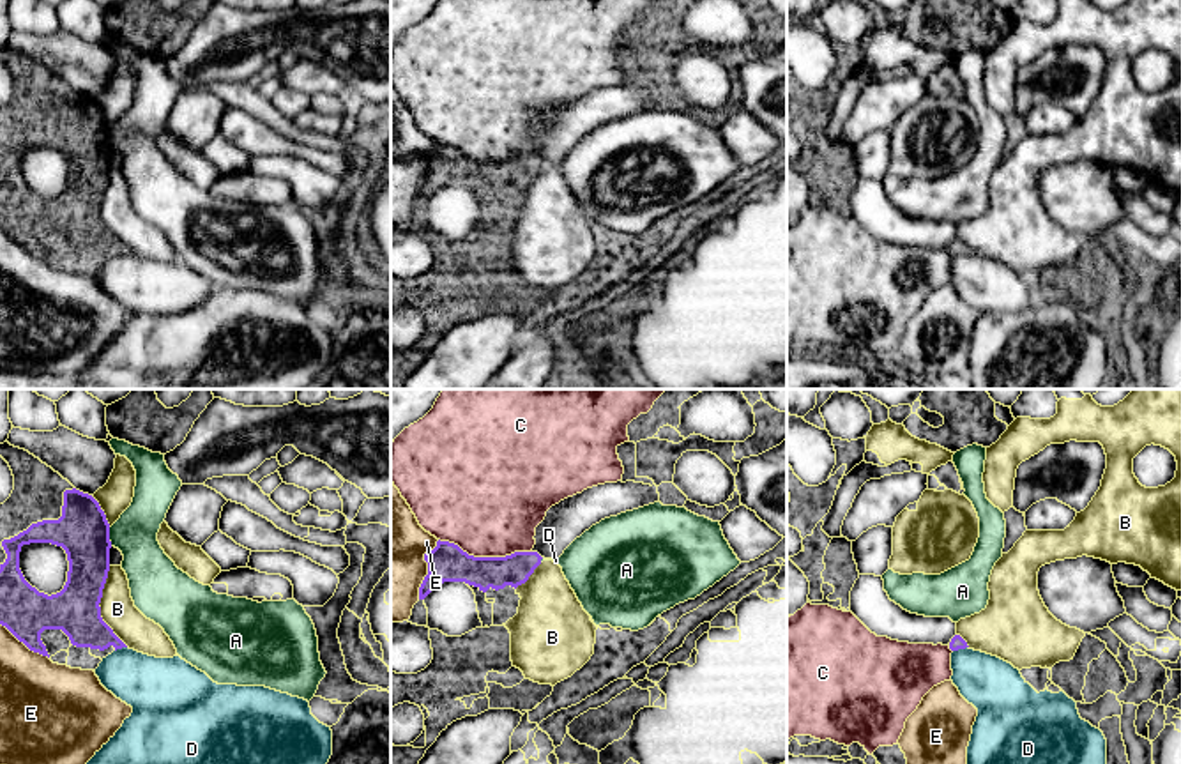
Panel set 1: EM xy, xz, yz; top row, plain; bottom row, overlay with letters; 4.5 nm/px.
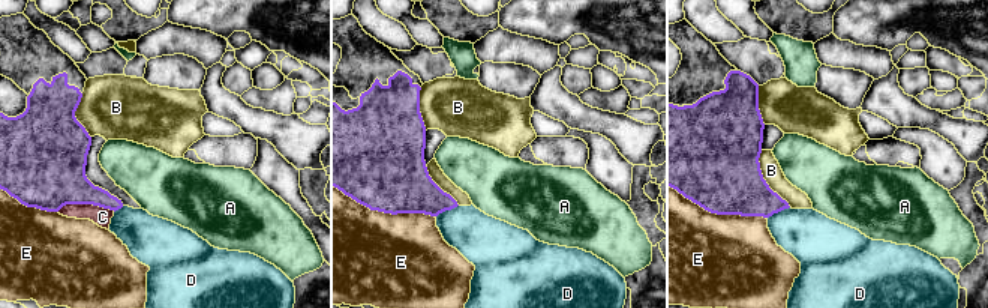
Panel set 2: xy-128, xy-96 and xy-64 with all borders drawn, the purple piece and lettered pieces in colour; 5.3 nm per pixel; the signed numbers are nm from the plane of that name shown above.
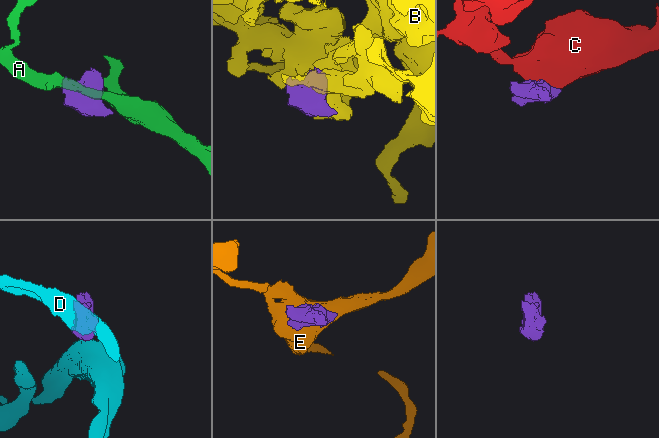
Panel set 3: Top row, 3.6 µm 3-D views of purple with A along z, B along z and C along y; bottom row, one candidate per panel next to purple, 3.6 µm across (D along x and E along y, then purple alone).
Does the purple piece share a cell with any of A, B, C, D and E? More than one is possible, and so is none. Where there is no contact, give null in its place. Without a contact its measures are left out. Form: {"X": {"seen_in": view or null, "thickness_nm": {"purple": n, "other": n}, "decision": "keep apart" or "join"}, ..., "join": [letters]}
{"A": {"seen_in": "xy", "thickness_nm": {"purple": 240, "other": 220}, "decision": "keep apart"}, "B": {"seen_in": "xy", "thickness_nm": {"purple": 220, "other": 160}, "decision": "keep apart"}, "C": {"seen_in": "xz", "thickness_nm": {"purple": 180, "other": 480}, "decision": "keep apart"}, "D": {"seen_in": "yz", "thickness_nm": {"purple": 70, "other": 260}, "decision": "keep apart"}, "E": {"seen_in": "xz", "thickness_nm": {"purple": 180, "other": 320}, "decision": "keep apart"}, "join": []}

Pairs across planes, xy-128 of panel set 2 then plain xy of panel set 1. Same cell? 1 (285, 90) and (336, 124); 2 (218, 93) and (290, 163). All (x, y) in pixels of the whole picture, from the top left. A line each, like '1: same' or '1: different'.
1: same
2: different

